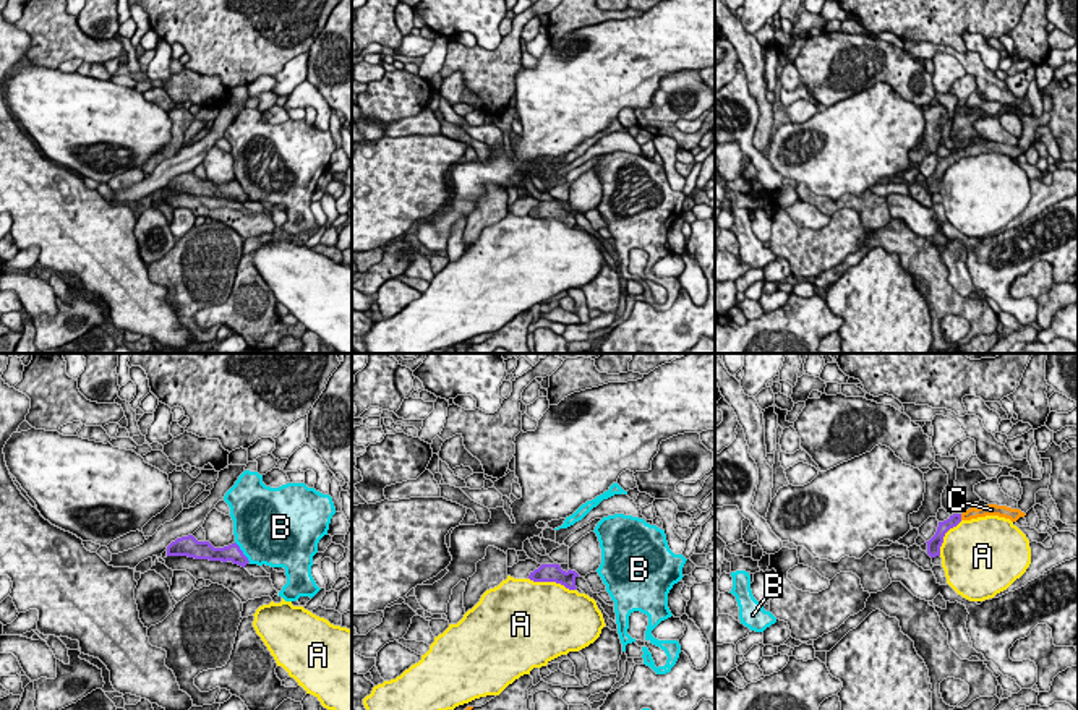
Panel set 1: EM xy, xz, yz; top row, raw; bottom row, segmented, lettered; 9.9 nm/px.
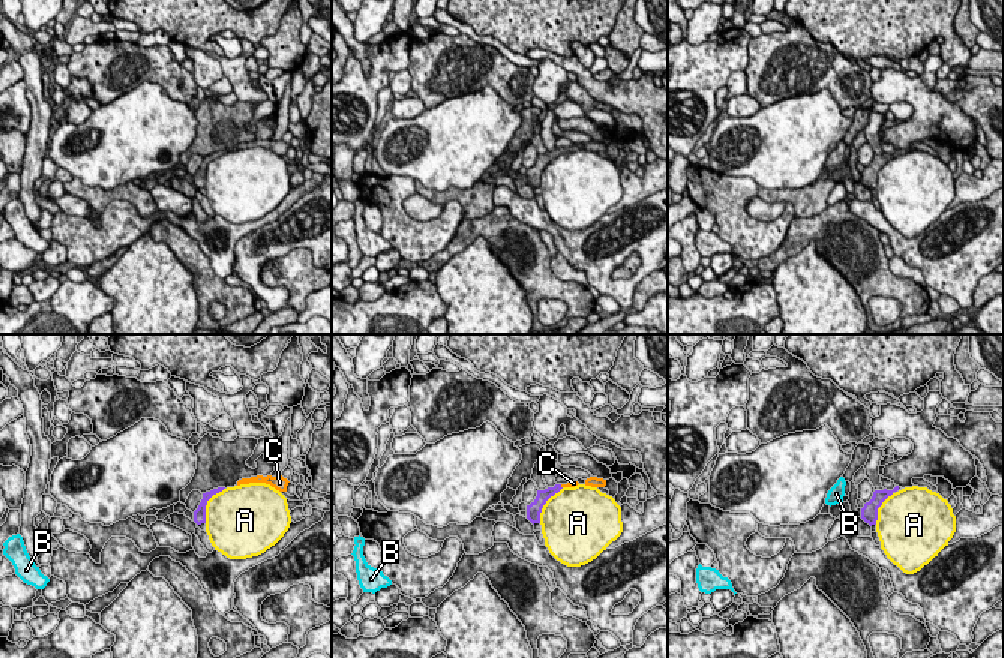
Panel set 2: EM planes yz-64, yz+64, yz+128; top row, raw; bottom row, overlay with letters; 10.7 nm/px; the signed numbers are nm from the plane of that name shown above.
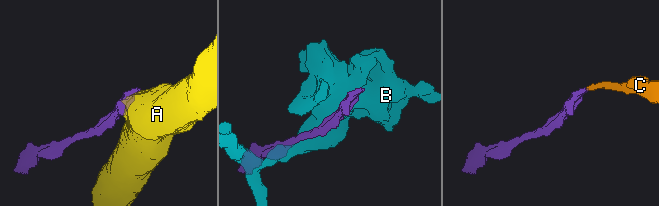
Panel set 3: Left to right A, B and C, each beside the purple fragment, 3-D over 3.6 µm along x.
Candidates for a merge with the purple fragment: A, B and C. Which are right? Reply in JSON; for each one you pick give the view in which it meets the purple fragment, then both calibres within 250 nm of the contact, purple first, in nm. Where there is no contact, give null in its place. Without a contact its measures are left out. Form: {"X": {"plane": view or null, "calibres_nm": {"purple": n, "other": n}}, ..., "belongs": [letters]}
{"C": {"plane": "yz", "calibres_nm": {"purple": 120, "other": 120}}, "belongs": ["C"]}

